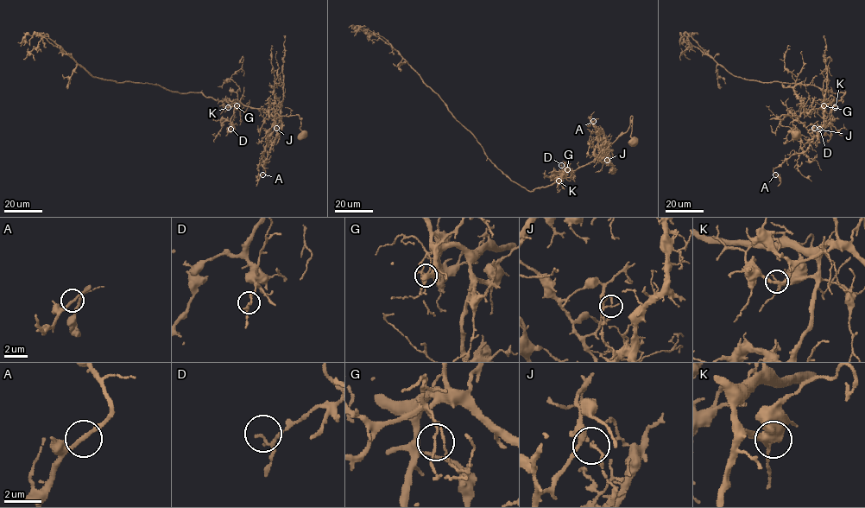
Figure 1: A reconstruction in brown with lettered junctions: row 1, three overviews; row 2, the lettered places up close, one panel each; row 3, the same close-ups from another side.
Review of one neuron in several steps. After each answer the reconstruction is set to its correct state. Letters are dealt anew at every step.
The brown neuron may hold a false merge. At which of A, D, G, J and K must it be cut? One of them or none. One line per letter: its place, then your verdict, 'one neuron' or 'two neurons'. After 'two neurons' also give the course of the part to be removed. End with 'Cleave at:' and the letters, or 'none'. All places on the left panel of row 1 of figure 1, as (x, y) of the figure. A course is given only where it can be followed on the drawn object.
A: place (262, 174); one neuron
D: place (230, 129); one neuron
G: place (236, 105); one neuron
J: place (276, 128); two neurons; course (276, 128), (277, 135), (281, 128), (283, 35)
K: place (228, 107); one neuron
Cleave at: J

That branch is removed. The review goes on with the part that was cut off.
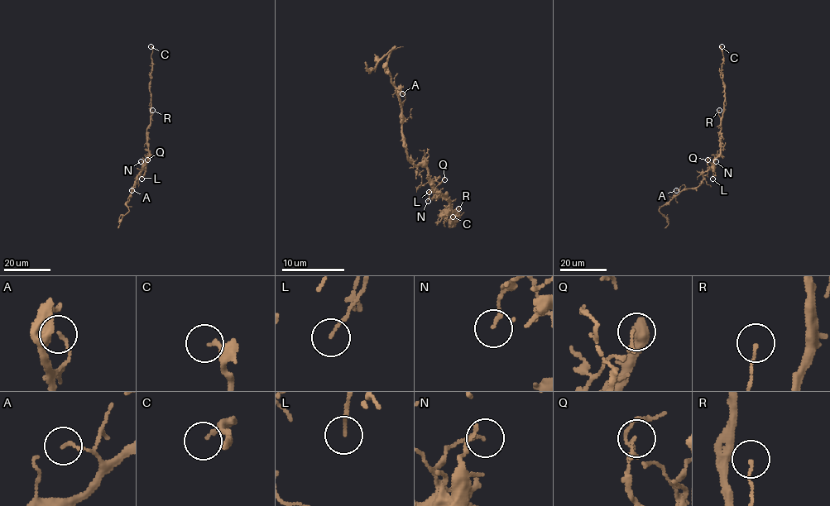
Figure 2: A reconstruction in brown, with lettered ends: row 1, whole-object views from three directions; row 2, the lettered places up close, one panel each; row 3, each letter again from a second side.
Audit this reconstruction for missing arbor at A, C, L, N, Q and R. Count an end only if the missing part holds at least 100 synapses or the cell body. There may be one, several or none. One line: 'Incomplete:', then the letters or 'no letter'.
Incomplete: no letter

